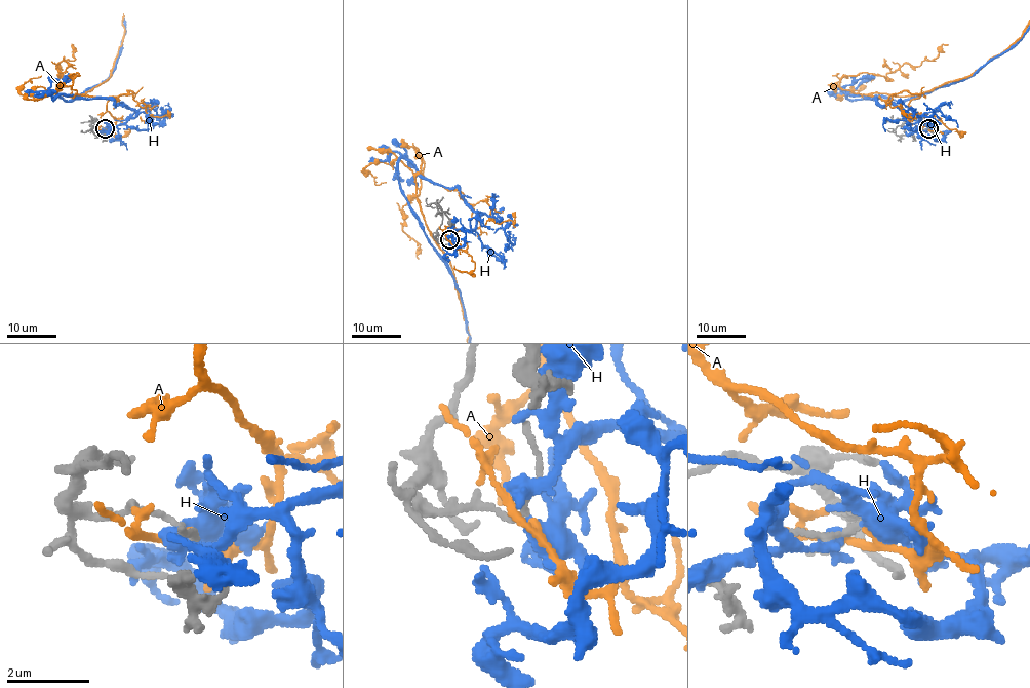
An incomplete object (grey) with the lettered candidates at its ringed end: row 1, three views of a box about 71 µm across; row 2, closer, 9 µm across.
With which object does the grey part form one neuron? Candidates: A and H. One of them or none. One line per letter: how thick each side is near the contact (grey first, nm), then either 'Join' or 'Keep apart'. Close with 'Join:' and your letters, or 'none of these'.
A: Thickness 130 nm (grey) against 130 nm. Join
H: Thickness 140 nm (grey) against 440 nm. Keep apart
Join: A

